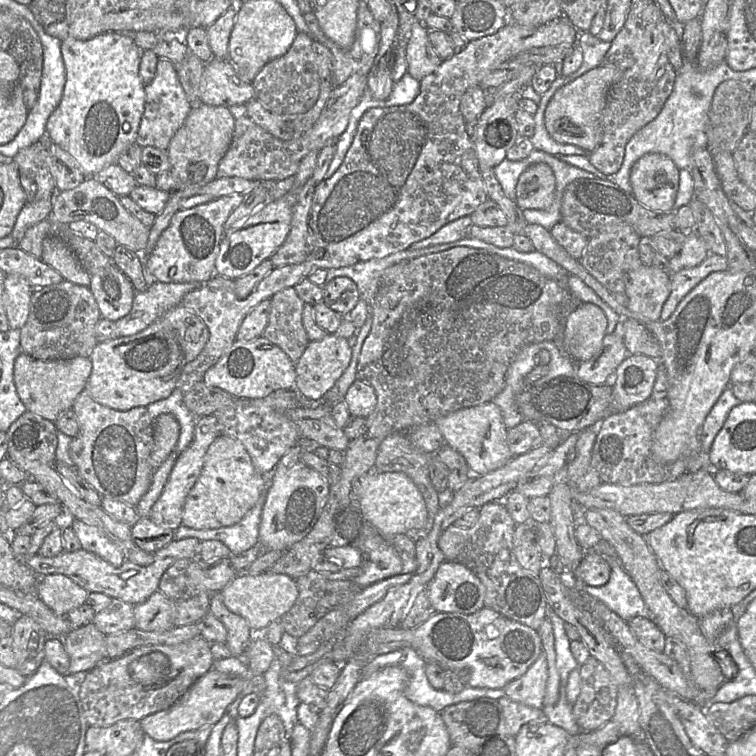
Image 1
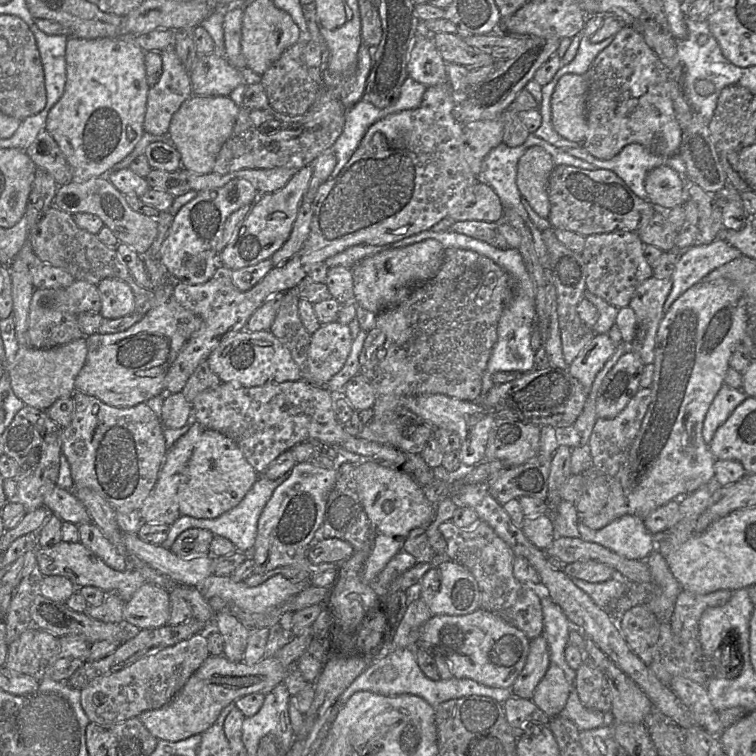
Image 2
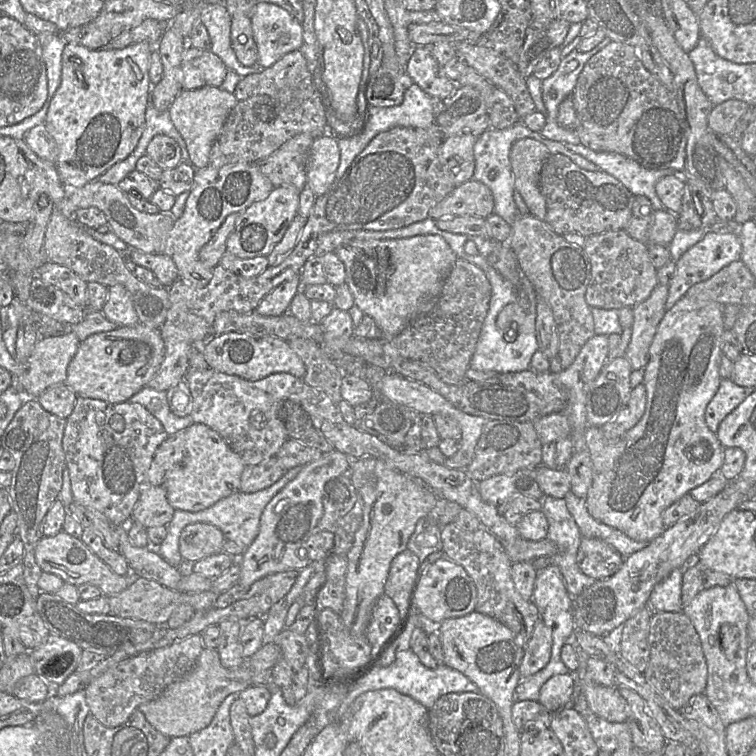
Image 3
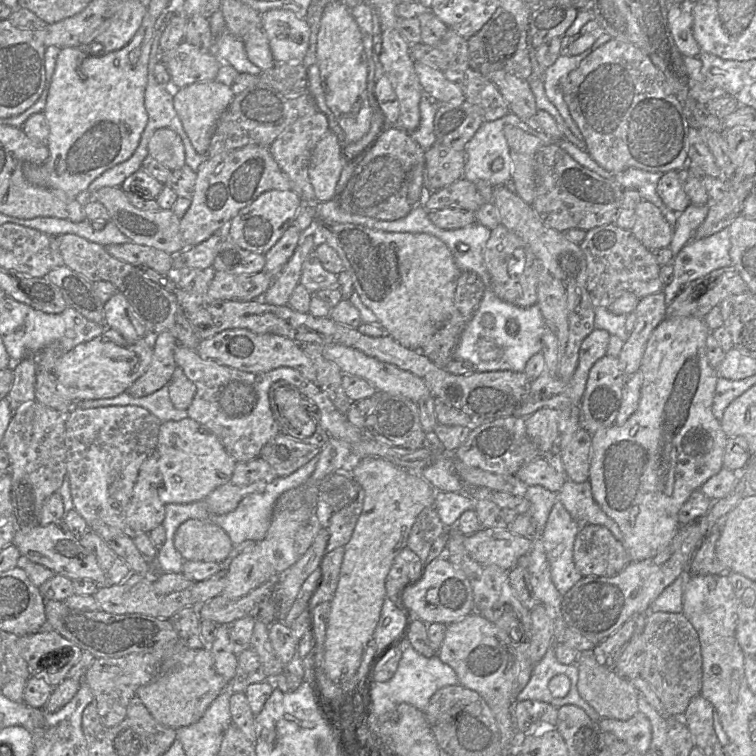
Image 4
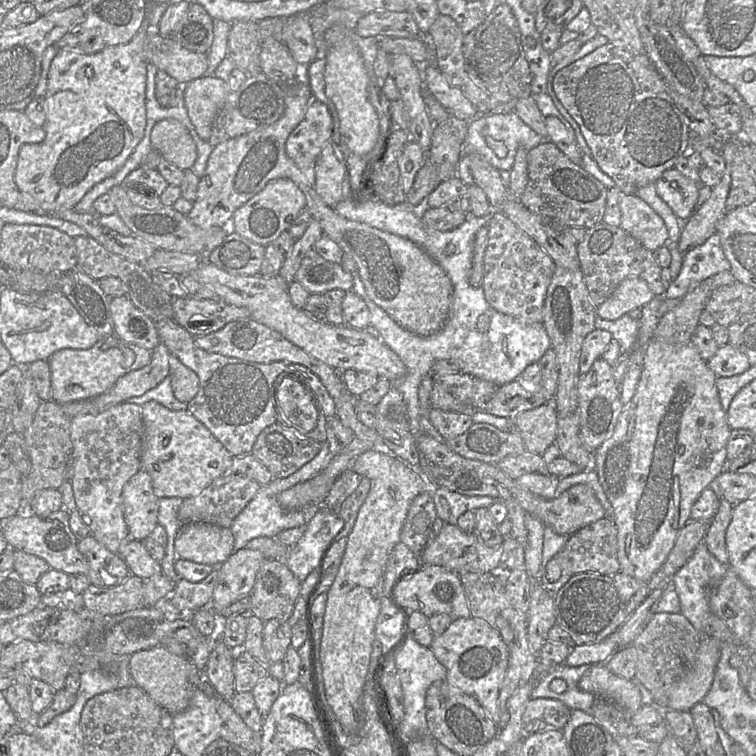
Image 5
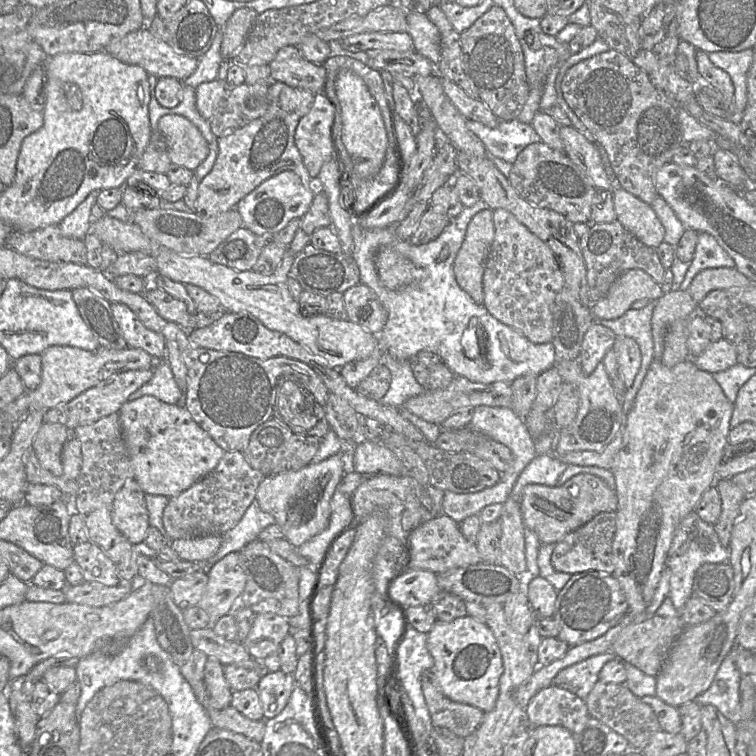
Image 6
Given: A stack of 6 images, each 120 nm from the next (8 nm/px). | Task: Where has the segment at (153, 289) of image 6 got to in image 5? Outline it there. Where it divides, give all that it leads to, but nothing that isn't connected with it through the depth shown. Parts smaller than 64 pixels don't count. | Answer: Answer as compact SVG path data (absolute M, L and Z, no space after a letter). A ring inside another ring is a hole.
M175 297L172 308L173 319L193 337L215 332L232 321L250 318L248 309L228 304L218 297Z

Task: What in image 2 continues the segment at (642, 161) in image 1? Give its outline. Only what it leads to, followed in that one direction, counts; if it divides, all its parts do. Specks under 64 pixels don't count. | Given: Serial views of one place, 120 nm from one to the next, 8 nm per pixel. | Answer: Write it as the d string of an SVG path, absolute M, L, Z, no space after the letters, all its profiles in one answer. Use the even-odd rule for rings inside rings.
M668 166L650 170L645 178L647 200L657 209L668 211L683 205L681 175Z

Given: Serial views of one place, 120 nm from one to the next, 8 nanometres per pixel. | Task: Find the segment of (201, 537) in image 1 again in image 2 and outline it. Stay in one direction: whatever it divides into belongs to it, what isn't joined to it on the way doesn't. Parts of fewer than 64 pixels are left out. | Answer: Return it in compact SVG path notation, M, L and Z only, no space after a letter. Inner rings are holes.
M291 470L276 480L270 480L266 477L260 476L254 483L251 489L247 492L242 501L231 510L225 512L221 516L214 519L198 519L190 516L180 515L179 518L170 526L167 539L162 543L162 547L170 550L171 546L177 539L177 537L187 529L199 528L211 531L214 536L218 535L230 540L237 551L242 553L250 553L252 550L257 536L257 527L259 517L272 497L275 489L281 485L285 480L289 478Z

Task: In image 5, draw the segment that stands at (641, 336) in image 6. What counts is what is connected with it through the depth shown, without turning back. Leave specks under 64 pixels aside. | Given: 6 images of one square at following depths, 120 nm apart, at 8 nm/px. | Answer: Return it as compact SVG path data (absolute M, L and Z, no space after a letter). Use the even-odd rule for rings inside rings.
M624 314L616 320L606 320L596 315L595 328L609 331L614 339L618 341L622 352L630 354L630 362L636 362L643 368L644 347L638 346L639 320Z

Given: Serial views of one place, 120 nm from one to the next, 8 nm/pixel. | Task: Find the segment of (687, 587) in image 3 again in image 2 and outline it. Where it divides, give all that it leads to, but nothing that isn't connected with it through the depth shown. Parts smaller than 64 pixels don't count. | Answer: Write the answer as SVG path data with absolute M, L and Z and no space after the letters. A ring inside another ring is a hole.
M681 589L670 620L673 634L683 641L698 638L702 613L709 607L726 604L731 595L732 591L726 589L707 594L695 594Z

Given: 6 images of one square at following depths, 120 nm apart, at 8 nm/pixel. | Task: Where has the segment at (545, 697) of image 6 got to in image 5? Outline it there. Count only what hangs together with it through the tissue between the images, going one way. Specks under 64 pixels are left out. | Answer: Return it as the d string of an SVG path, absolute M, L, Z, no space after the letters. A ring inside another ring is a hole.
M531 698L522 715L524 734L557 728L567 724L571 709L562 701L553 698Z

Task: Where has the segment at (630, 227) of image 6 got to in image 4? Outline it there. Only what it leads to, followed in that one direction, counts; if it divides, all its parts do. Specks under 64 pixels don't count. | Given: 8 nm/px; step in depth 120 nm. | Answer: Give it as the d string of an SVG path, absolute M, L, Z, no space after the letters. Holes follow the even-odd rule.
M642 200L634 209L634 225L631 233L648 250L670 246L673 227L667 222L659 208Z

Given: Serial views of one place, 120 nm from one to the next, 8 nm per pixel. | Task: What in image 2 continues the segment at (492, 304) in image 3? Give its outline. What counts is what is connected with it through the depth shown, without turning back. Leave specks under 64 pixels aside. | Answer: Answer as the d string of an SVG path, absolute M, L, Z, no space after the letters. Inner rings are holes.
M425 230L400 241L387 244L387 250L397 249L421 239L435 239L447 248L460 248L475 251L493 260L498 266L508 272L516 280L516 293L505 306L497 326L497 341L492 349L486 370L483 375L482 394L489 391L494 385L493 375L497 372L517 371L525 373L535 366L535 351L543 347L542 334L536 325L535 286L526 269L523 257L518 249L499 249L492 245L452 231L434 232Z

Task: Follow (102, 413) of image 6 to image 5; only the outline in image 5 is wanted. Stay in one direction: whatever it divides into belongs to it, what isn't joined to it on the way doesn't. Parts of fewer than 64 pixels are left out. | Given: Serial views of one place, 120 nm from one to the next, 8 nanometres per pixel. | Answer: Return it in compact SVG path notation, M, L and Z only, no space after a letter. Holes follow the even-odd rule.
M160 342L152 350L151 360L146 366L123 375L102 394L62 404L62 411L70 419L78 415L96 415L131 397L143 395L169 375L169 357L167 346Z

